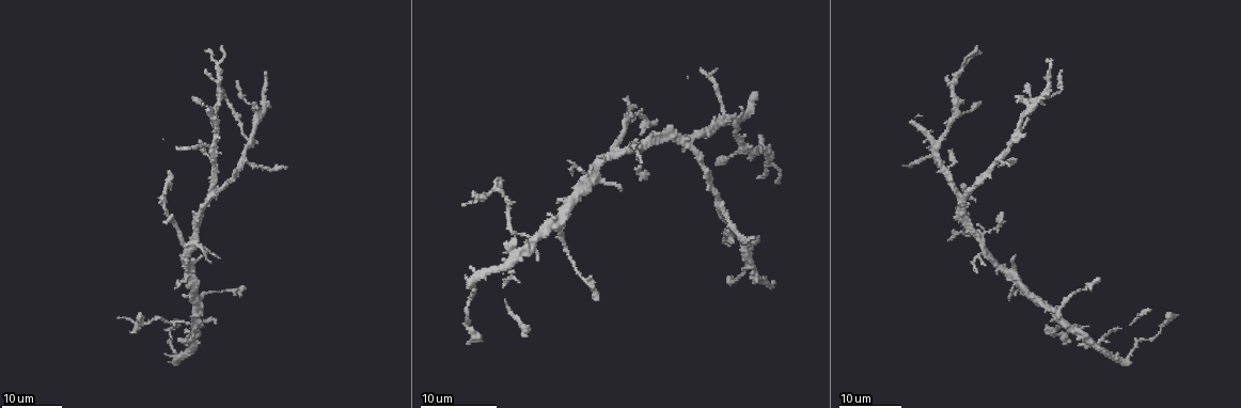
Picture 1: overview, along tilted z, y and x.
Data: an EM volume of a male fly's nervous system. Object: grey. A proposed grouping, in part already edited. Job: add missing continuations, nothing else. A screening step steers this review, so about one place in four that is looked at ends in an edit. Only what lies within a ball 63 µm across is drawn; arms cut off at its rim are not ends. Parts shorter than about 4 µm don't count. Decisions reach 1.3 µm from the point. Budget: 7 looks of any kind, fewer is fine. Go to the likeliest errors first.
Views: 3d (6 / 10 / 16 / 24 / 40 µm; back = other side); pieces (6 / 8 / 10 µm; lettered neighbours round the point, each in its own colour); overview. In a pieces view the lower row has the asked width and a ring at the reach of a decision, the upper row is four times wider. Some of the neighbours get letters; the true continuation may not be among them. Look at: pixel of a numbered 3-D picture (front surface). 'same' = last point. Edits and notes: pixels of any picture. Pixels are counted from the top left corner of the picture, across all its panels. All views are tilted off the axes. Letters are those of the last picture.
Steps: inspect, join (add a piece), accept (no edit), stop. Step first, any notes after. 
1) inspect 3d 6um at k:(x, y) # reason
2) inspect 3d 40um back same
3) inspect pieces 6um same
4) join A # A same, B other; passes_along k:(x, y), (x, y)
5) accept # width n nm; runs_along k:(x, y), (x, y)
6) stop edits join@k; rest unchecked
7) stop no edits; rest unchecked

inspect 3d 24um at 1:(1047, 60) # free end

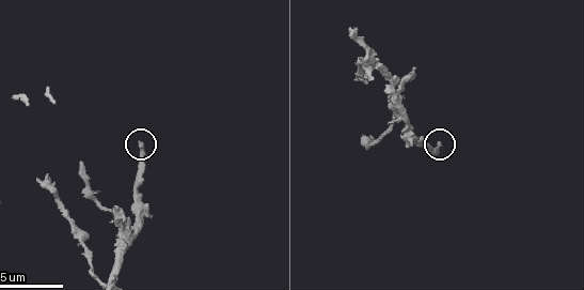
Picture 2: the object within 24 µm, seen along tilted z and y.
inspect pieces 10um at 2:(140, 144)

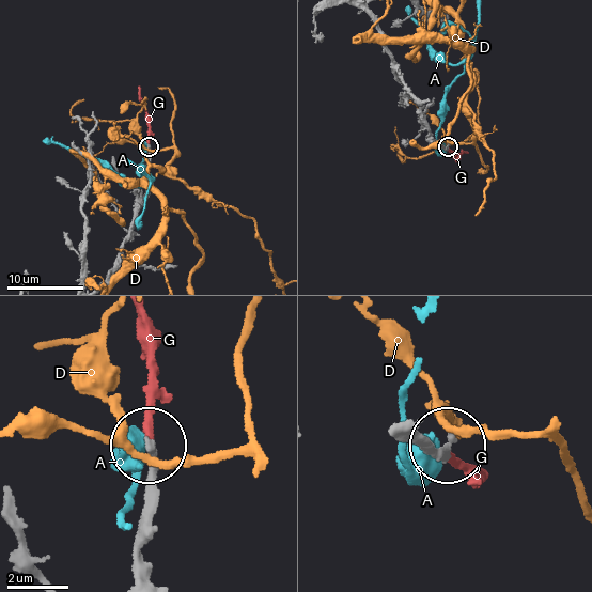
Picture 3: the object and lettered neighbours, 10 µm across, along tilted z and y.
join G # A other, D other, G same; it goes on there

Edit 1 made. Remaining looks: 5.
inspect overview # redraw

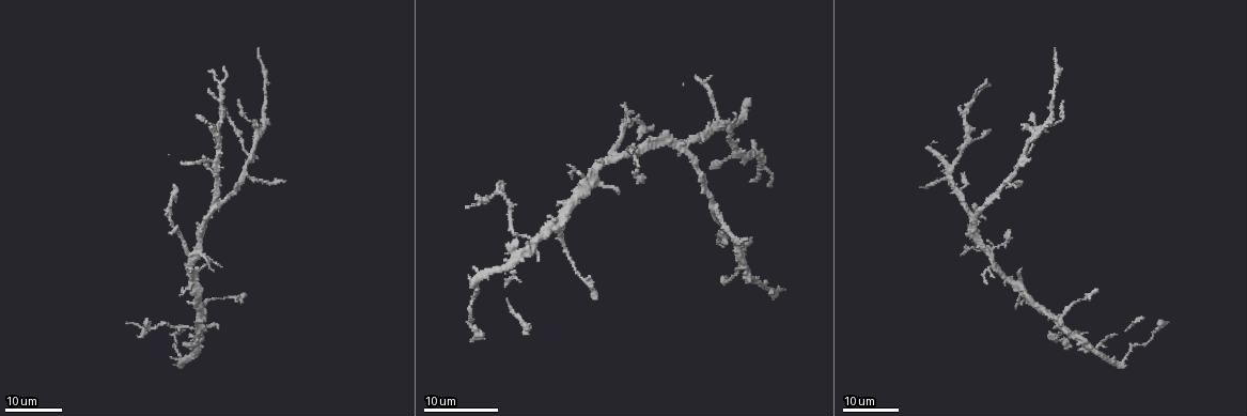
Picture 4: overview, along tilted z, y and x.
inspect 3d 24um at 4:(175, 187) # free end

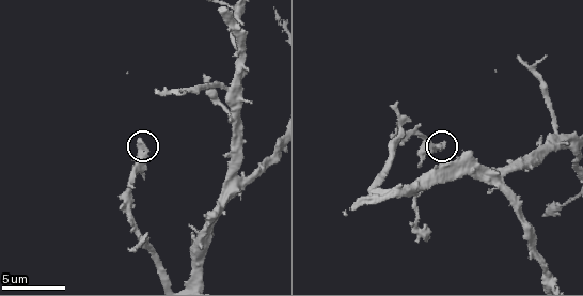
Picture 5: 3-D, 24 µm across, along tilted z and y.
inspect pieces 10um at 5:(140, 143)

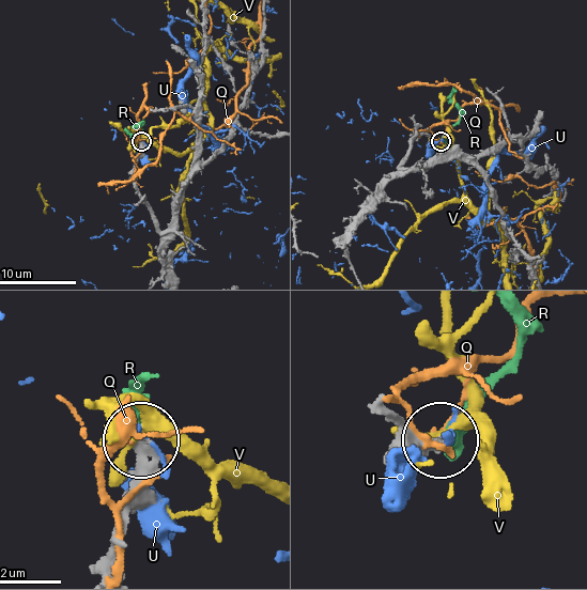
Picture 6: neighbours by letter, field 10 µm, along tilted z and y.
join R # width 340 nm; Q other, R same, U other, V other; the cell continues

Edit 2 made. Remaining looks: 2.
inspect pieces 10um at 5:(545, 216) # an open end

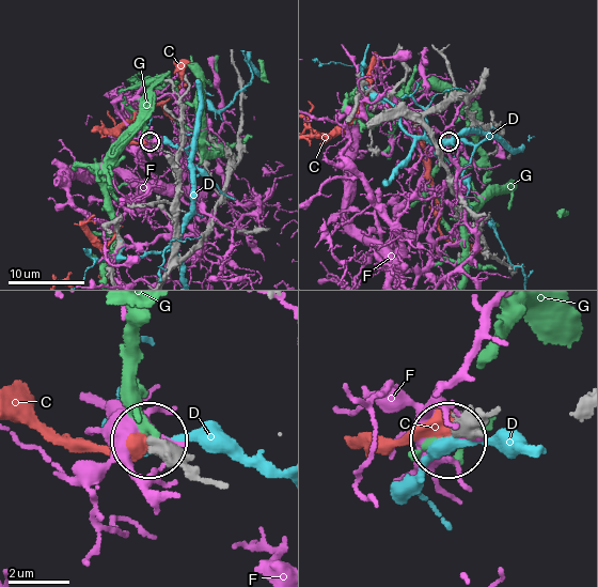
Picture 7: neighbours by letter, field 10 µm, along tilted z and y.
accept # width 270 nm; C other, D other, F other, G other; none of them fits

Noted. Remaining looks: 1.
stop edits join@3, join@6; rest unchecked

